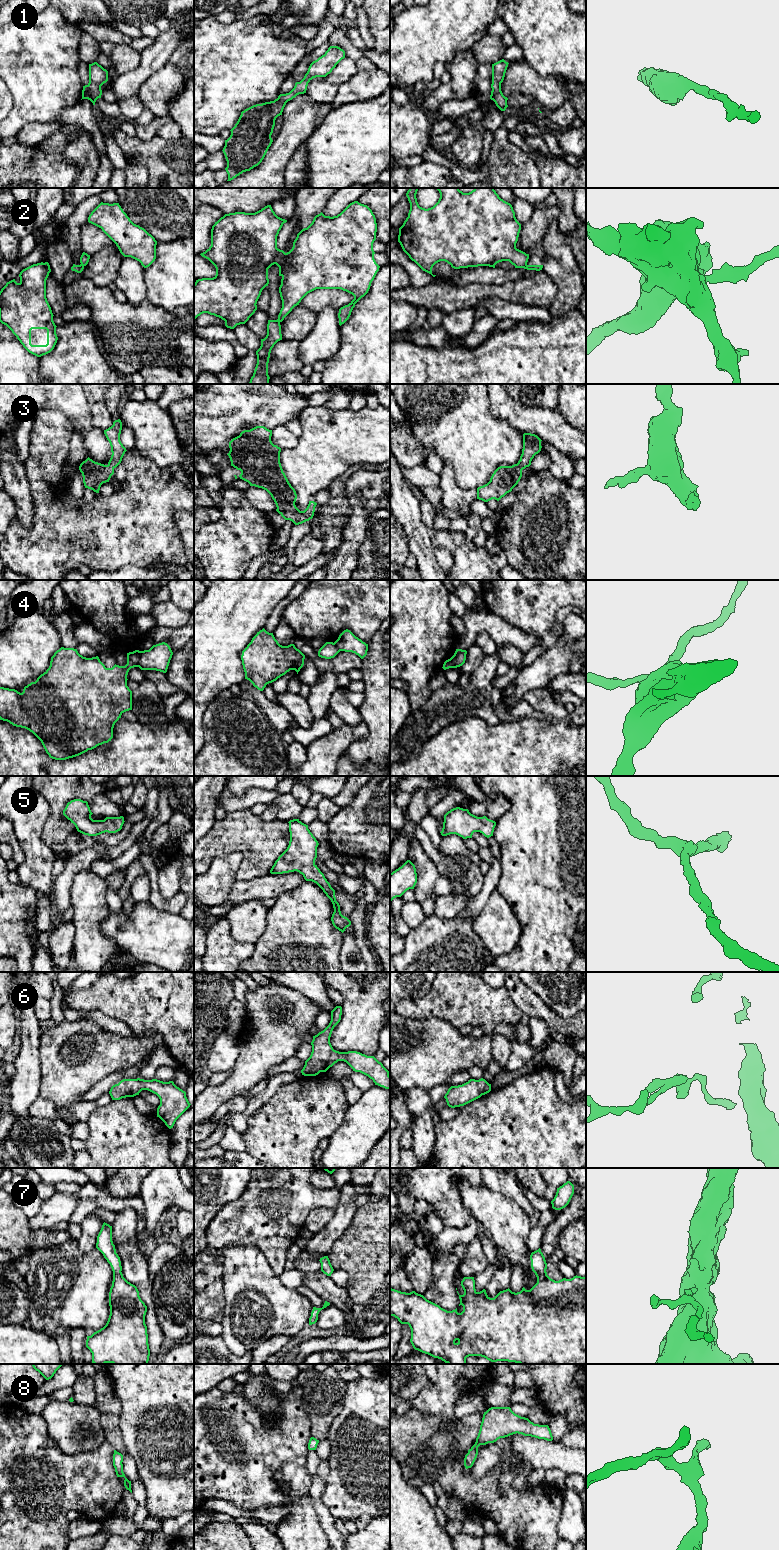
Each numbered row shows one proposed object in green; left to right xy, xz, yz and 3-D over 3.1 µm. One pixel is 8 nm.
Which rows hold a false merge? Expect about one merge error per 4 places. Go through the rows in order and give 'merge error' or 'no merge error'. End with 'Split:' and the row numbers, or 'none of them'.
1: no merge error
2: merge error
3: no merge error
4: merge error
5: no merge error
6: no merge error
7: no merge error
8: no merge error
Split: 2, 4

